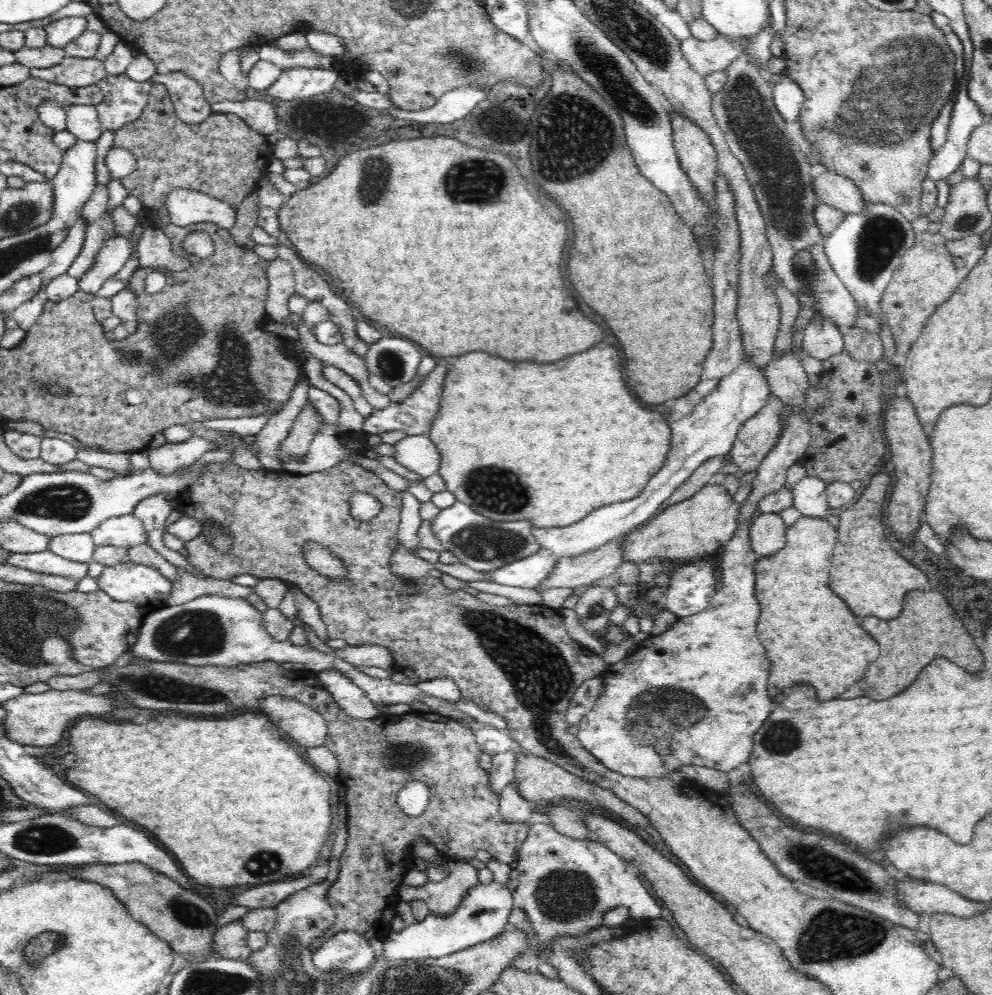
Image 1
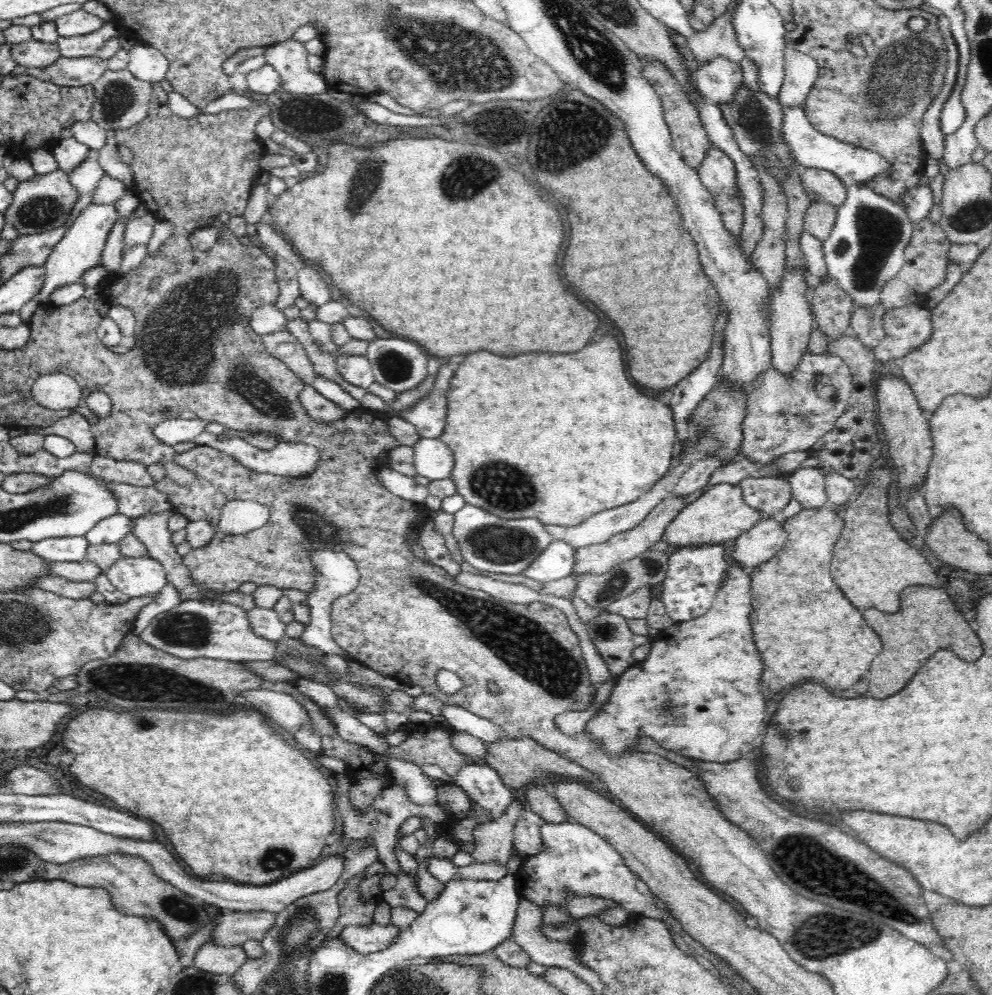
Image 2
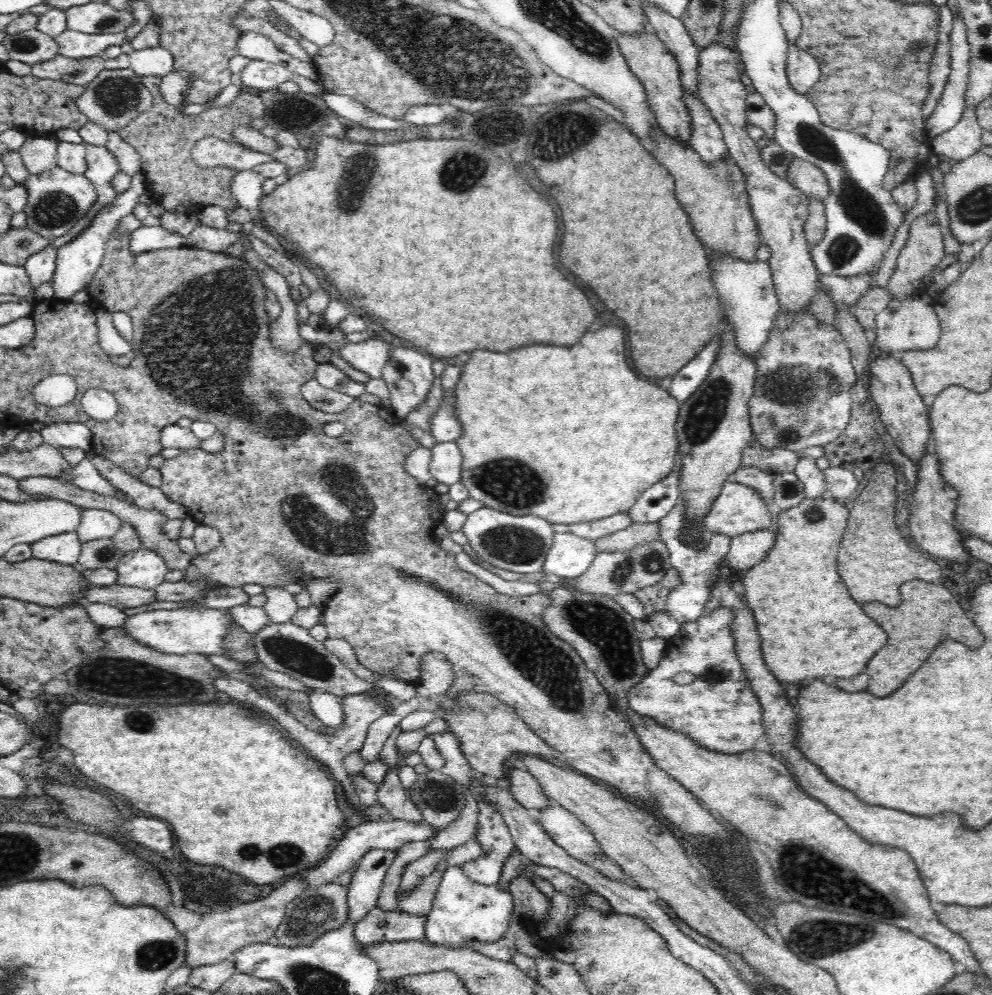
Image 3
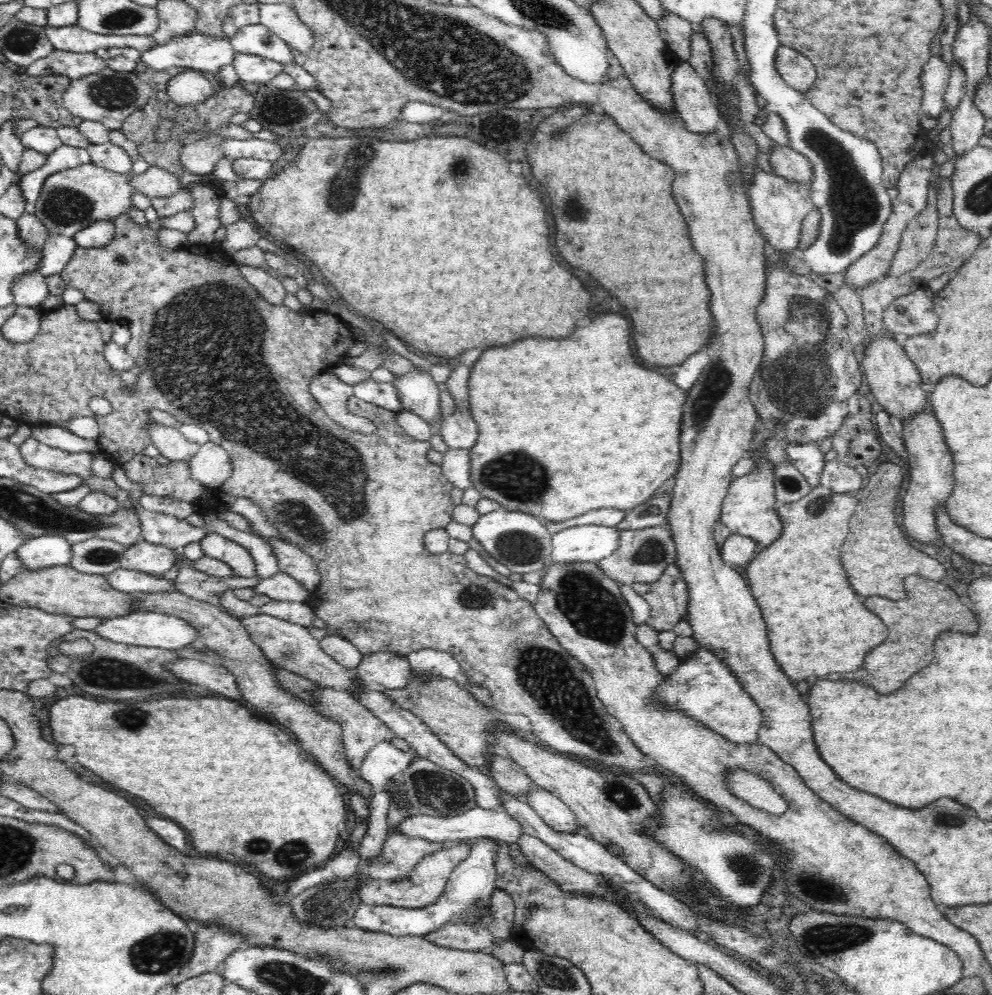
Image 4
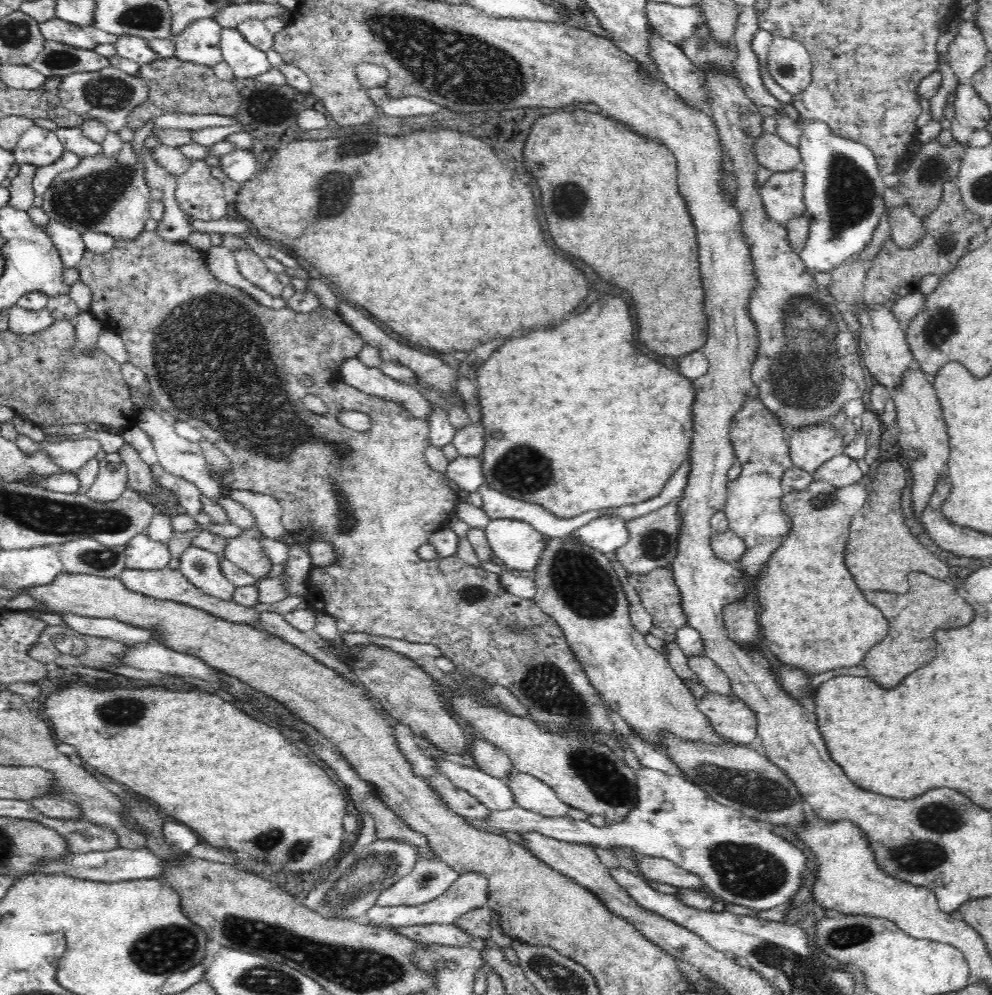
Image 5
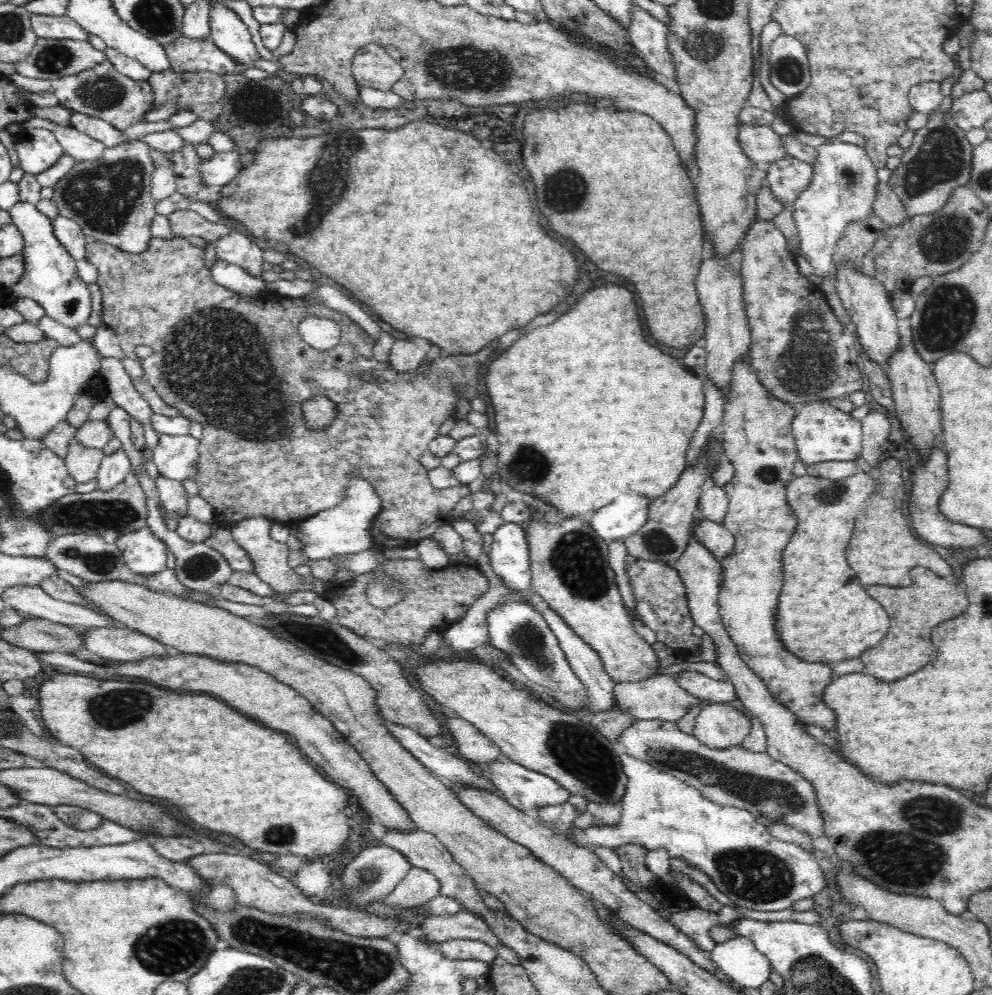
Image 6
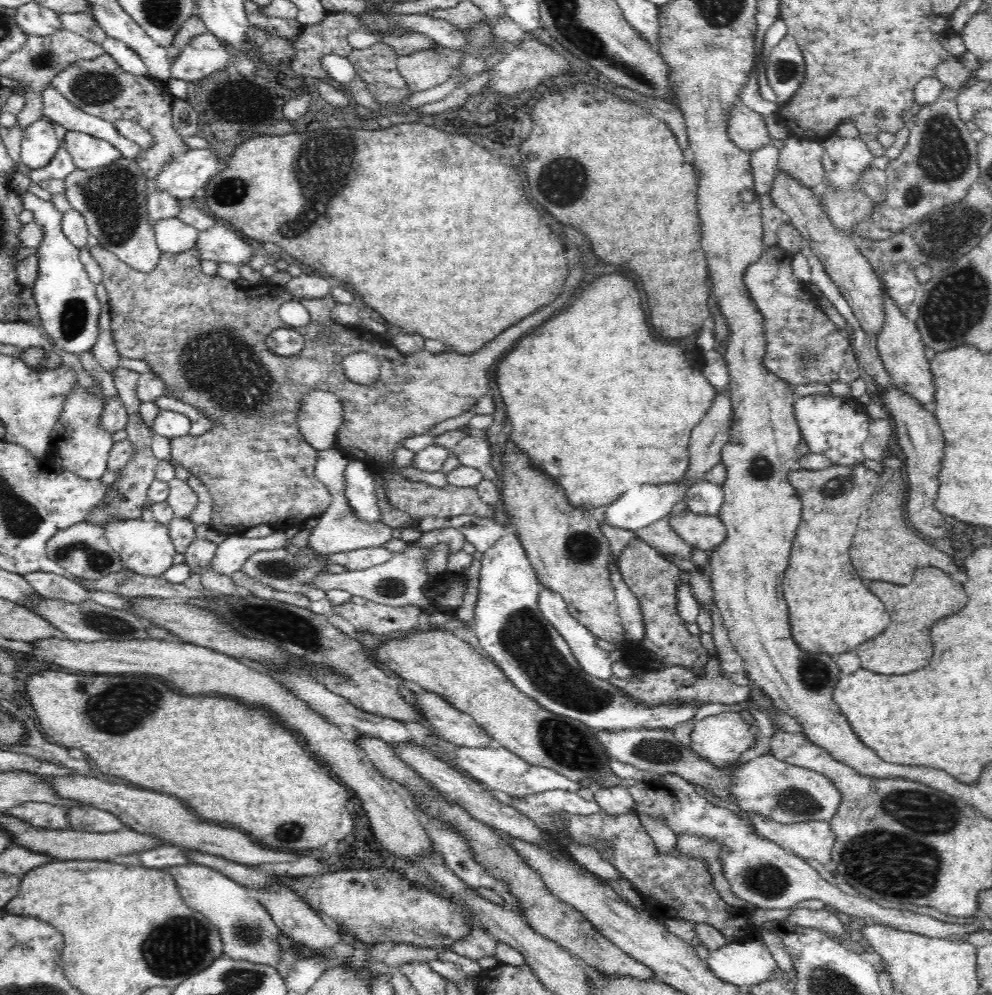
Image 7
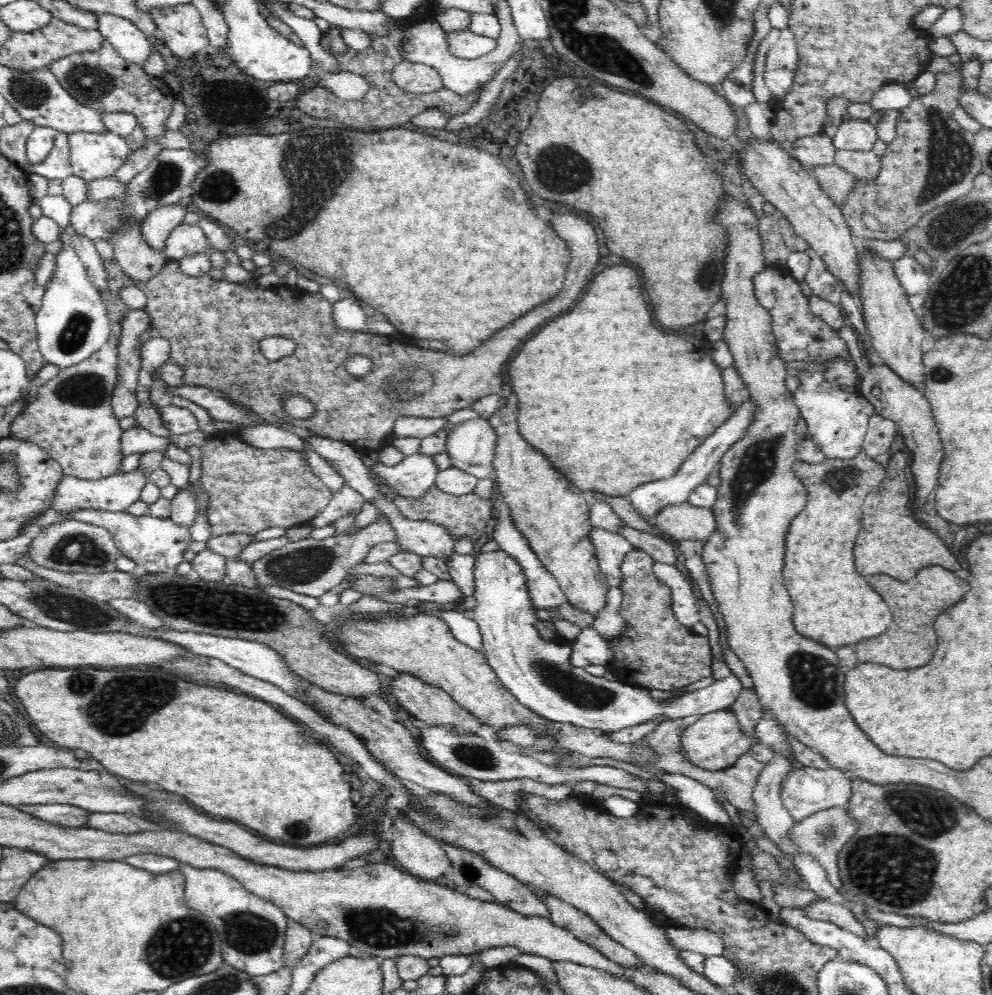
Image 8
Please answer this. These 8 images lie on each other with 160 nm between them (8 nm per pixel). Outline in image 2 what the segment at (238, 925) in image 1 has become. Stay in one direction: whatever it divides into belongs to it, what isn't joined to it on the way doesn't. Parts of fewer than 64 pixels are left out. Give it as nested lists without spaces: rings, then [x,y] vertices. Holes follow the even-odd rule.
[[[209,940],[198,949],[193,965],[202,971],[233,975],[246,959],[242,945],[224,946]]]

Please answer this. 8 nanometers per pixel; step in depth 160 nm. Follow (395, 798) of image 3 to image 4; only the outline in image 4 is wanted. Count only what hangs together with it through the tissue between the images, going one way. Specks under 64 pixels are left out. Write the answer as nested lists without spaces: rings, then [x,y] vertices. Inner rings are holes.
[[[322,687],[321,689],[316,689],[313,693],[310,691],[309,694],[316,701],[316,711],[342,725],[345,755],[354,770],[358,770],[361,767],[368,751],[374,748],[376,744],[380,744],[380,742],[392,742],[396,748],[404,752],[413,751],[412,746],[406,740],[396,737],[392,733],[392,730],[388,729],[388,726],[384,725],[380,719],[372,715],[366,707],[360,705],[345,690]]]

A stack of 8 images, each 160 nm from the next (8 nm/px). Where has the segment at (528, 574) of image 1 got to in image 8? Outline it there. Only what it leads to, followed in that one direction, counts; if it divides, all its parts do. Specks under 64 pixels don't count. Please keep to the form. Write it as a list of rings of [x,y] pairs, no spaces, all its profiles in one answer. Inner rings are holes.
[[[746,400],[744,404],[740,404],[734,411],[734,414],[724,424],[721,424],[680,466],[680,470],[670,476],[670,478],[664,478],[662,480],[656,480],[656,482],[647,482],[643,485],[636,486],[634,490],[631,490],[626,498],[628,498],[631,507],[642,518],[655,518],[656,514],[670,504],[680,504],[689,501],[692,491],[701,484],[705,483],[706,478],[712,472],[712,469],[718,466],[723,454],[731,448],[731,446],[738,442],[745,433],[745,430],[750,426],[753,416],[758,413],[755,410],[755,404],[753,400]]]

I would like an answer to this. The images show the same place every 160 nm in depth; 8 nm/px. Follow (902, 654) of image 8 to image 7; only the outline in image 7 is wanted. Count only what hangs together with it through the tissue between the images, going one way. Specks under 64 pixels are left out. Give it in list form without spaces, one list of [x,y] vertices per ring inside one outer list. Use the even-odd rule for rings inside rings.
[[[936,568],[916,570],[914,580],[908,586],[896,586],[890,582],[870,582],[868,588],[886,604],[888,612],[892,612],[891,621],[884,634],[864,642],[858,648],[862,668],[876,674],[910,674],[928,666],[932,658],[930,628],[942,616],[960,612],[968,602],[968,594],[962,588],[962,584]],[[900,612],[916,612],[916,614],[900,614]]]

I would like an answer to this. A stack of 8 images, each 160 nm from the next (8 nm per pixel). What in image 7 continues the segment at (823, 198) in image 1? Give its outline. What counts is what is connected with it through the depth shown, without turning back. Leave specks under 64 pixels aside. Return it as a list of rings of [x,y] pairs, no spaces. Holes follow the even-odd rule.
[[[736,100],[736,104],[730,107],[732,110],[728,120],[728,137],[736,143],[737,147],[751,153],[771,144],[772,138],[766,123],[767,118],[754,112],[740,100]]]

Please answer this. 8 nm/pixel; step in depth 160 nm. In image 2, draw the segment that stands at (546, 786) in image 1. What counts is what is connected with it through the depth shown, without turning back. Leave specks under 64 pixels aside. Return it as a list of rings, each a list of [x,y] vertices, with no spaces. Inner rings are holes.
[[[506,736],[500,741],[487,745],[486,756],[482,761],[479,761],[486,766],[494,768],[502,778],[502,781],[508,788],[515,788],[515,790],[525,790],[530,784],[541,784],[545,778],[557,778],[561,776],[563,779],[570,779],[572,781],[588,782],[594,786],[602,786],[604,782],[600,781],[589,770],[582,766],[570,762],[567,758],[562,758],[557,752],[548,750],[540,744],[532,741],[530,738],[510,739]]]

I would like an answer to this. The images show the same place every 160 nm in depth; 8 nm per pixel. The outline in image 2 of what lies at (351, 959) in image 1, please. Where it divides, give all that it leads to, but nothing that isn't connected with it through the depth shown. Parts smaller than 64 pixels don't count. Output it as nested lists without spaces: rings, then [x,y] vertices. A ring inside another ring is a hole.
[[[372,922],[366,926],[345,926],[338,937],[352,950],[366,956],[366,954],[386,950],[387,946],[402,932],[402,929],[396,928],[391,922],[387,925]]]

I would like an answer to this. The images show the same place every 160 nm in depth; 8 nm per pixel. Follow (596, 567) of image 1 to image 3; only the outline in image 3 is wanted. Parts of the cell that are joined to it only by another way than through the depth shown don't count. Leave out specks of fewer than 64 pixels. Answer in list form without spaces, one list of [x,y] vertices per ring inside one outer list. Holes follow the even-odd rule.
[[[660,521],[645,522],[645,523],[632,523],[624,530],[618,530],[599,538],[594,541],[594,546],[597,552],[620,552],[620,550],[632,550],[640,544],[646,542],[654,542],[660,539]]]

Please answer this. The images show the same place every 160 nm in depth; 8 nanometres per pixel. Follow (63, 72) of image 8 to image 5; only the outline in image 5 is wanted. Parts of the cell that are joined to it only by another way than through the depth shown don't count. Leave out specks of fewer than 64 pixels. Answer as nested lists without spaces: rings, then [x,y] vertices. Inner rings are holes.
[[[112,65],[94,72],[76,72],[62,77],[62,82],[58,84],[58,92],[64,108],[76,113],[85,121],[98,120],[105,124],[109,131],[116,133],[127,126],[128,115],[137,106],[144,104],[149,96],[149,88],[143,78],[122,72]],[[192,159],[188,172],[177,178],[174,197],[185,213],[200,221],[226,217],[224,186],[212,176],[205,160]]]

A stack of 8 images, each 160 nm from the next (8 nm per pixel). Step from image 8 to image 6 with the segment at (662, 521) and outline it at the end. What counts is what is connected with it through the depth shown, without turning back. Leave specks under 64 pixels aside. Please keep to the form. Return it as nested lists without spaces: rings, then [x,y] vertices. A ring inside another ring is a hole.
[[[696,518],[690,526],[690,531],[718,561],[730,556],[734,550],[734,534],[719,522]]]

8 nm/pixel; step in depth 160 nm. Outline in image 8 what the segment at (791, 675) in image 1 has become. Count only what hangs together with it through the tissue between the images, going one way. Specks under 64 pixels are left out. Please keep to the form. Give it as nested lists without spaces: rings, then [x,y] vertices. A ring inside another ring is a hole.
[[[862,450],[860,454],[848,460],[826,458],[820,464],[808,464],[796,460],[793,471],[808,491],[808,504],[804,512],[794,518],[788,530],[788,536],[786,536],[784,584],[794,602],[794,626],[796,626],[797,633],[804,638],[822,642],[824,646],[832,649],[856,644],[860,640],[882,634],[891,625],[893,614],[890,614],[880,594],[874,592],[868,586],[868,582],[856,572],[852,550],[856,544],[856,536],[860,532],[864,498],[875,485],[879,485],[880,481],[884,480],[886,469],[874,459],[868,458]]]

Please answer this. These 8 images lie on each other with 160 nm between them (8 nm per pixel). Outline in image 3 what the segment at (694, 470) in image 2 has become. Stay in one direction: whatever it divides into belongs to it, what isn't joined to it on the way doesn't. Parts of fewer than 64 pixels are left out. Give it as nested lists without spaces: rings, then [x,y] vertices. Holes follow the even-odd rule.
[[[681,495],[675,507],[660,520],[660,540],[666,543],[670,551],[671,568],[679,570],[677,573],[681,576],[679,585],[668,593],[666,611],[680,624],[684,624],[685,622],[693,623],[694,620],[704,614],[704,606],[706,606],[706,600],[710,596],[712,582],[718,578],[723,570],[727,570],[725,558],[732,540],[732,537],[727,534],[714,534],[707,537],[708,543],[702,552],[690,551],[680,535],[679,520],[682,517],[682,508],[684,506],[685,499]]]

